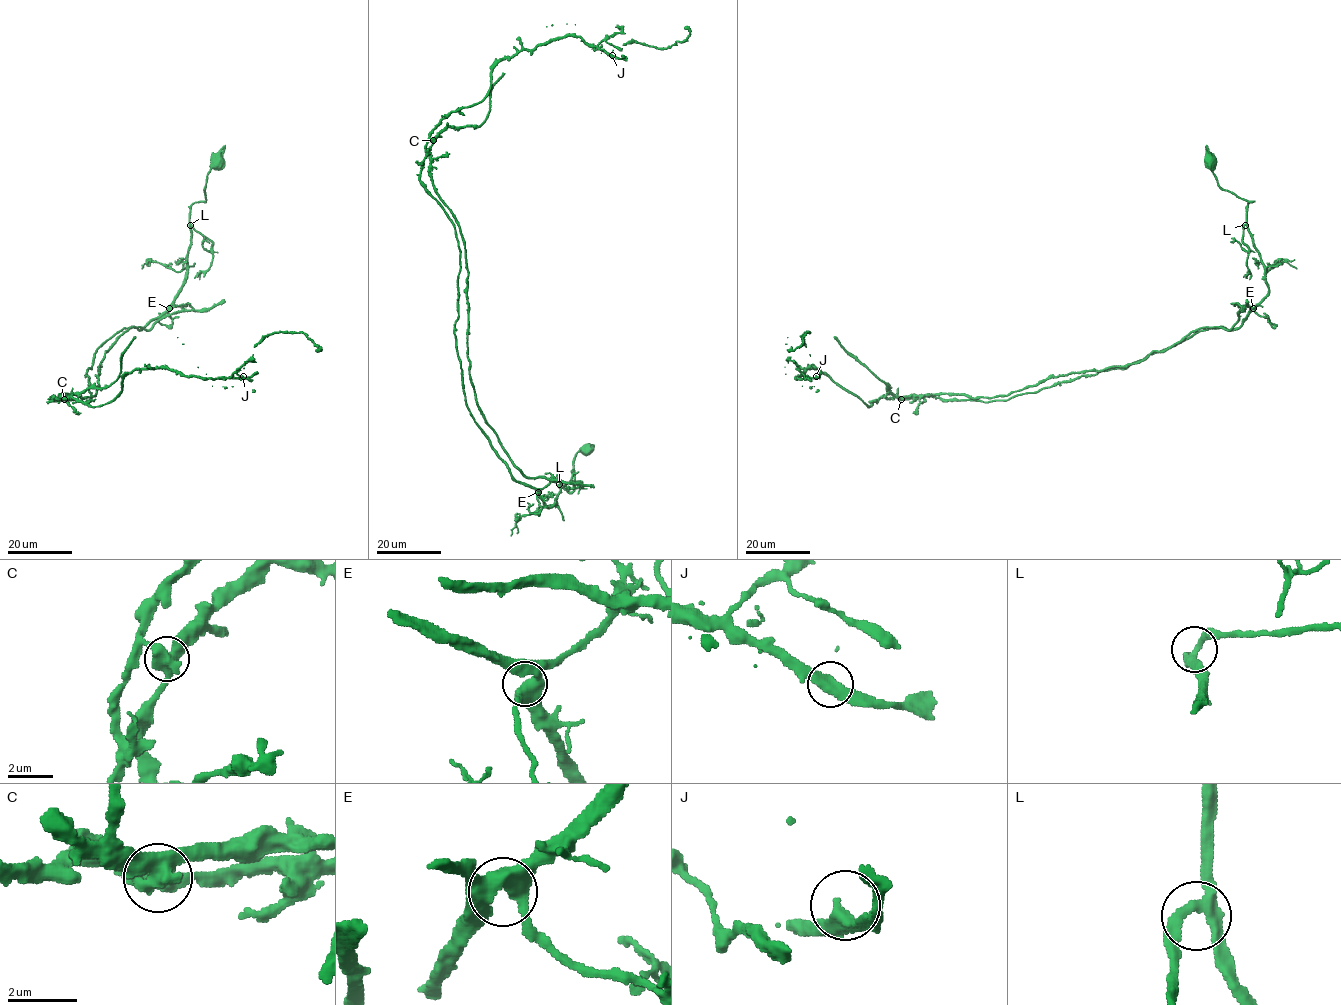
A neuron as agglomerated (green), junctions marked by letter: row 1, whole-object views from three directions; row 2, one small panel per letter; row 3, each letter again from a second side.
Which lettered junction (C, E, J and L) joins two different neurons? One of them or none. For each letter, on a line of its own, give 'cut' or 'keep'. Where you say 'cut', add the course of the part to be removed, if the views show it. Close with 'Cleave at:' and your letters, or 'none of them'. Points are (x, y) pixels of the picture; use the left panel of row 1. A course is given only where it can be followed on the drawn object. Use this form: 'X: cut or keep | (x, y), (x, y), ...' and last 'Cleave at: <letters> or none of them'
C: cut | (63, 398), (63, 394), (94, 396), (100, 363), (129, 328), (149, 330), (171, 314), (209, 309), (225, 301)
E: keep
J: keep
L: keep
Cleave at: C

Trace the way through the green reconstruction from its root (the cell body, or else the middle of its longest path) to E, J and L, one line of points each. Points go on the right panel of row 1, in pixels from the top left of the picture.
E: (1210, 161), (1220, 187), (1253, 201), (1247, 206), (1247, 227), (1264, 267), (1268, 287), (1268, 293), (1253, 308)
J: (1210, 161), (1253, 201), (1268, 287), (1235, 330), (1006, 400), (868, 406), (820, 369), (796, 377), (816, 376)
L: (1210, 161), (1220, 187), (1253, 201), (1247, 206), (1245, 225)

